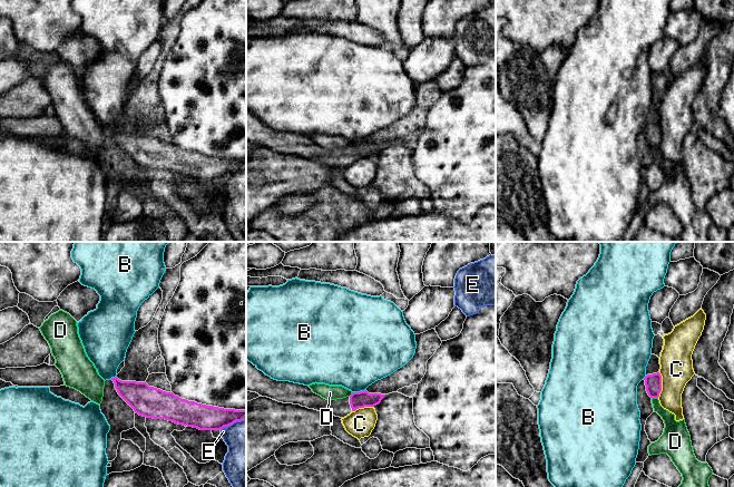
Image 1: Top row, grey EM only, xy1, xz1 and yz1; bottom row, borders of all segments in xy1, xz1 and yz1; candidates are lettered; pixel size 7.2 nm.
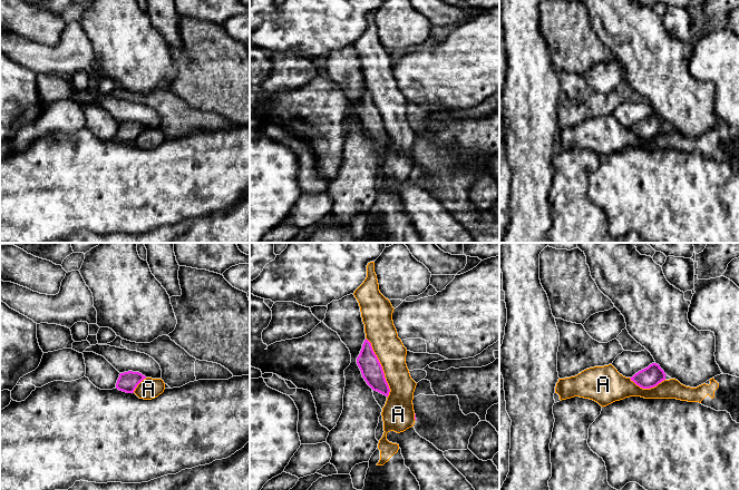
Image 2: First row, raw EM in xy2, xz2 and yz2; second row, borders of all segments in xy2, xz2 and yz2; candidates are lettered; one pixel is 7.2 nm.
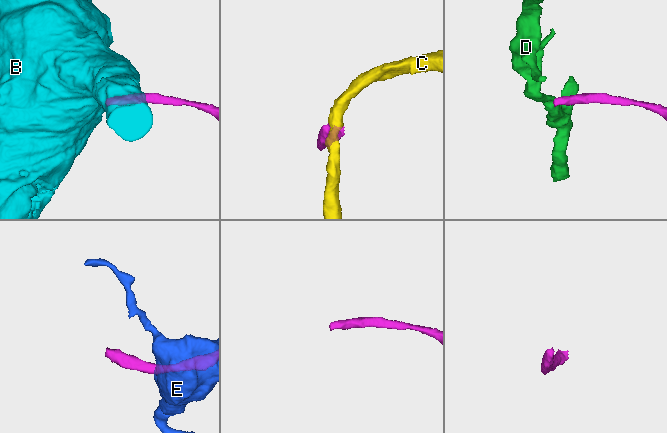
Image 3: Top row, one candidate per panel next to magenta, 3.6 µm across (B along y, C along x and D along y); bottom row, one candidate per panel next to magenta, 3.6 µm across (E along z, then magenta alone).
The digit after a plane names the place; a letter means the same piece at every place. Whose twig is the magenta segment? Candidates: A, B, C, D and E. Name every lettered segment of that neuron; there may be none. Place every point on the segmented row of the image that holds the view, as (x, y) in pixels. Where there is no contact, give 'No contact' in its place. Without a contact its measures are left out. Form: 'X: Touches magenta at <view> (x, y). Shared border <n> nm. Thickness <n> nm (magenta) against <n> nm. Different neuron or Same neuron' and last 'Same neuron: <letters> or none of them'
A: Touches magenta at xz2 (381, 368). Shared border 460 nm. Thickness 160 nm (magenta) against 220 nm. Different neuron
B: Touches magenta at xz1 (359, 392). Shared border 110 nm. Thickness 120 nm (magenta) against 440 nm. Different neuron
C: Touches magenta at yz1 (661, 385). Shared border 180 nm. Thickness 120 nm (magenta) against 240 nm. Different neuron
D: Touches magenta at yz1 (655, 397). Shared border 50 nm. Thickness 120 nm (magenta) against 110 nm. Different neuron
E: Touches magenta at xy1 (232, 424). Shared border 200 nm. Thickness 180 nm (magenta) against 280 nm. Different neuron
Same neuron: none of them

